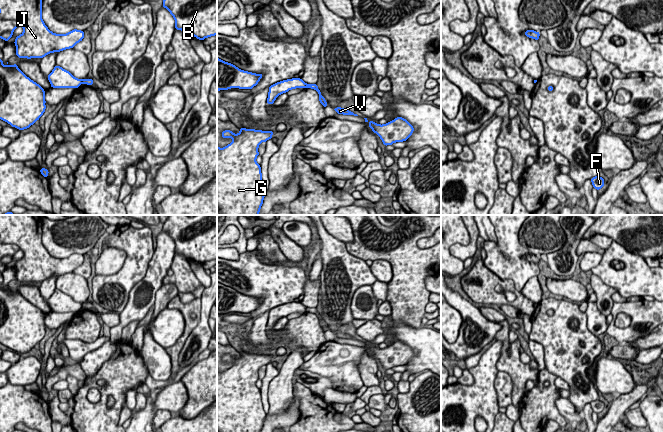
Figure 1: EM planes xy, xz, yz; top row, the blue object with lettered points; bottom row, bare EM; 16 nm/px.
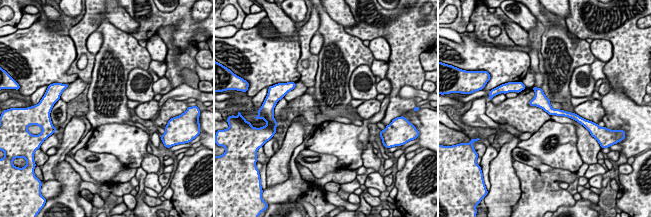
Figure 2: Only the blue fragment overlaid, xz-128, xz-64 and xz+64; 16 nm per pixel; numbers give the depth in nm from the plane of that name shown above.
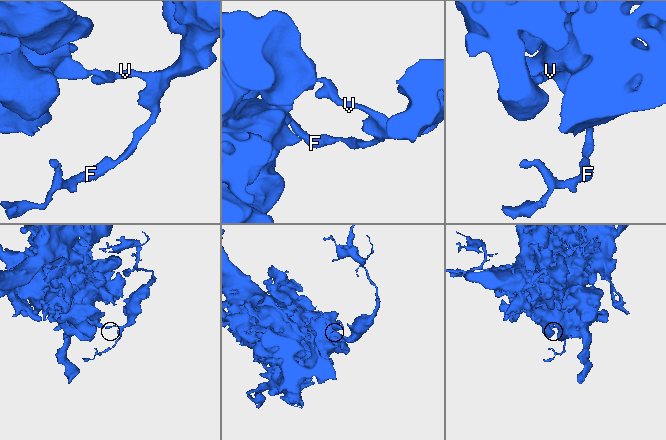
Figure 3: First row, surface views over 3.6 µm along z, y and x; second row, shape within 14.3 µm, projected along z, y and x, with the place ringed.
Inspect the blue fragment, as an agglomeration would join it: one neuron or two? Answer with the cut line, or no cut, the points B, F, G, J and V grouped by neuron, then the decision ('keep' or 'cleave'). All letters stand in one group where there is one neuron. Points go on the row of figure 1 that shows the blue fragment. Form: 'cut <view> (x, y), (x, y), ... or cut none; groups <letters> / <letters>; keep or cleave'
cut xz (307, 84), (305, 86); groups B F V / G J; cleave

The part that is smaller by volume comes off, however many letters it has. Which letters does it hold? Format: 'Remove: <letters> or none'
Remove: B, F, V

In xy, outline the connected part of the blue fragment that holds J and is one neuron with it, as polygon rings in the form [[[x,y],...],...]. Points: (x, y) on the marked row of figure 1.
[[[0,0],[0,38],[8,41],[12,37],[13,31],[20,25],[23,27],[23,33],[17,36],[14,42],[16,45],[16,55],[19,58],[42,59],[50,53],[58,53],[73,48],[84,38],[84,32],[77,29],[74,29],[67,34],[55,34],[51,32],[42,20],[42,0]]]

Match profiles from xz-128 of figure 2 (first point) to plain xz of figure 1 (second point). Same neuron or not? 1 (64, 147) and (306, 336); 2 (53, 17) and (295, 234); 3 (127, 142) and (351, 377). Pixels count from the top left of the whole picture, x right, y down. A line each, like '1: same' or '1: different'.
1: different
2: different
3: same

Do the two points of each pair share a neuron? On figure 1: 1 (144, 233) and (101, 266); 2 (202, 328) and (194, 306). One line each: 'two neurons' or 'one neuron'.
1: two neurons
2: two neurons

